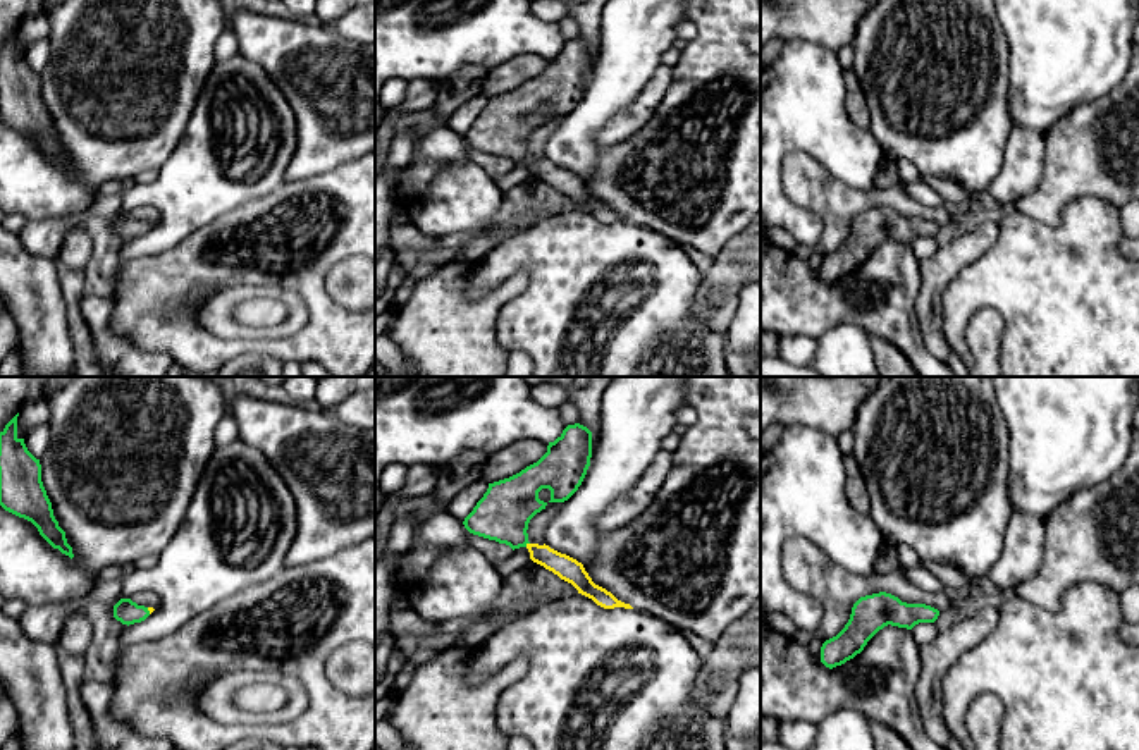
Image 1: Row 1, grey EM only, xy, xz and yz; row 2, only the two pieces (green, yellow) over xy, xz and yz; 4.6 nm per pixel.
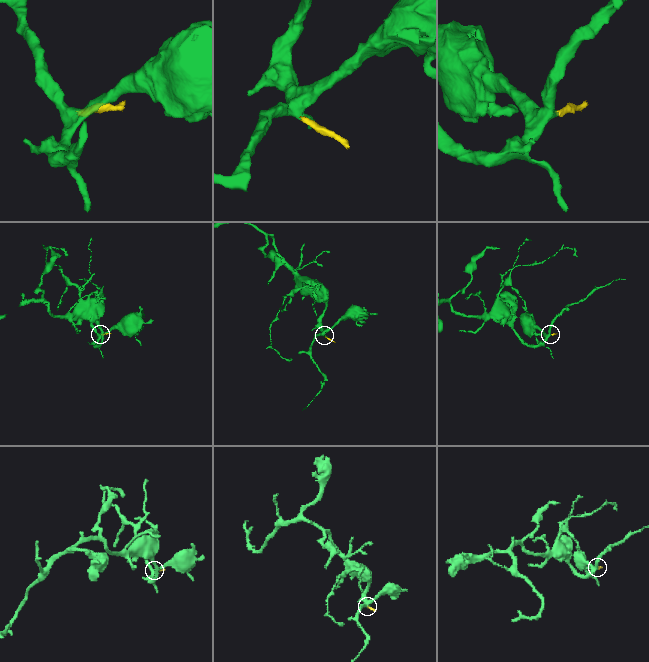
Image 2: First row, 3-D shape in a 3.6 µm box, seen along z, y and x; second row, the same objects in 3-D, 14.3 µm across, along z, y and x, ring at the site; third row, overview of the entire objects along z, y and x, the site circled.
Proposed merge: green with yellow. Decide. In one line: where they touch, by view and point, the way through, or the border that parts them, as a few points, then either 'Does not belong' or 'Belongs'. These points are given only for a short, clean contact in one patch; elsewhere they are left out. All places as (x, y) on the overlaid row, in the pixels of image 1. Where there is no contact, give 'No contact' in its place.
Touches green at xz (527, 542). Path across: xz (503, 515), (527, 542), (539, 554), (566, 568). Belongs

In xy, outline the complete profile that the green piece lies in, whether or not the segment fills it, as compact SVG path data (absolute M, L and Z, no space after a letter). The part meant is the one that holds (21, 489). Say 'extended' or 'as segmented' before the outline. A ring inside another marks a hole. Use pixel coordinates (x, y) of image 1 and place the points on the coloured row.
as segmented | M19 413L0 432L0 506L31 521L53 549L72 559L72 547L53 516L41 482L40 459L17 437L17 416Z

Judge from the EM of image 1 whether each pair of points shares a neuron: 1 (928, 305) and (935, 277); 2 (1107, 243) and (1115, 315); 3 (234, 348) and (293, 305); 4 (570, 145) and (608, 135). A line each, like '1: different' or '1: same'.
1: same
2: same
3: different
4: different

